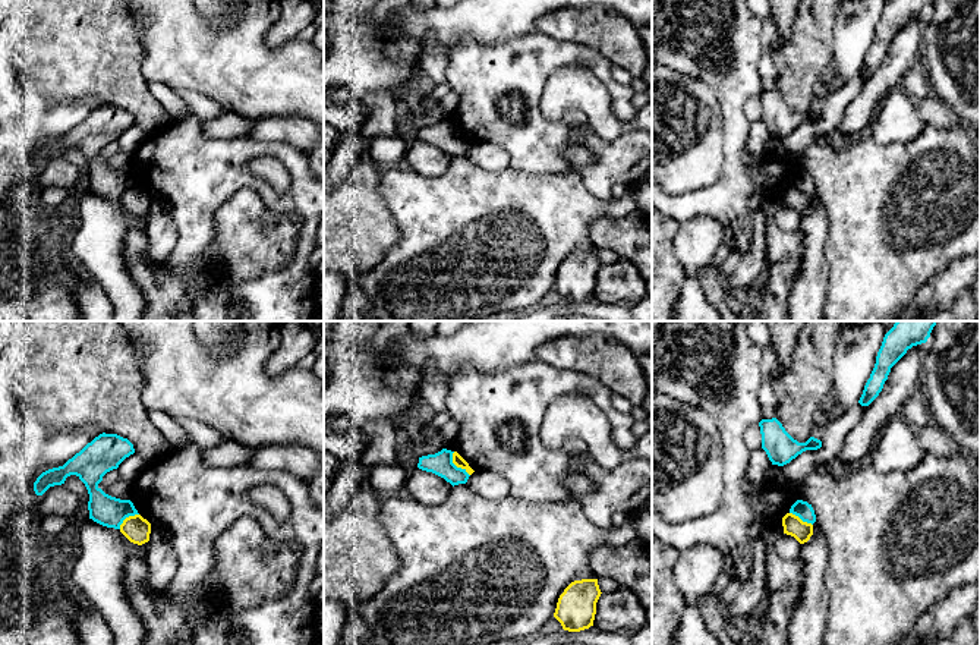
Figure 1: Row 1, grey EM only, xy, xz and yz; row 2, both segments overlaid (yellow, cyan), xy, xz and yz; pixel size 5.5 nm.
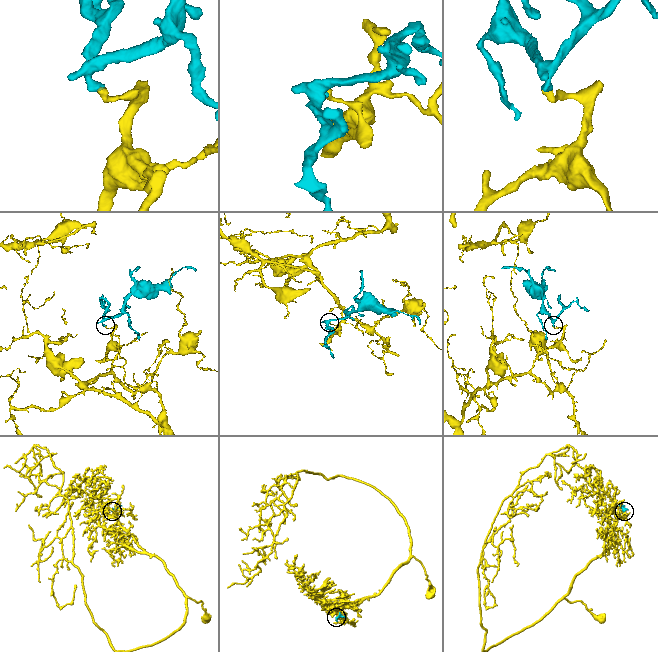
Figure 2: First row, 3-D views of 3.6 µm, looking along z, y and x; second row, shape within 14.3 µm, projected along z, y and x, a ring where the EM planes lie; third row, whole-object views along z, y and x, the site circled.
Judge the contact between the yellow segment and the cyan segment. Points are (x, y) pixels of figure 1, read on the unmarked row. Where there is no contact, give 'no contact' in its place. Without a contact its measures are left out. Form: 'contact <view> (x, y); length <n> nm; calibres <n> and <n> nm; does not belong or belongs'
contact xz (456, 137); length 160 nm; calibres 60 and 130 nm; does not belong

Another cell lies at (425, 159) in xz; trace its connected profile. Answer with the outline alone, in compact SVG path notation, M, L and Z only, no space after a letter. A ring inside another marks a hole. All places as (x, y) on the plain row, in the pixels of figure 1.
M419 139L407 147L404 157L406 166L426 177L444 174L451 161L453 157L444 150Z

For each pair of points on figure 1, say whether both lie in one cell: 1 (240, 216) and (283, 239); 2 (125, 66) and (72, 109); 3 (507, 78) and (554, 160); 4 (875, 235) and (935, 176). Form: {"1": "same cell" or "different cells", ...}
{"1": "same cell", "2": "different cells", "3": "same cell", "4": "same cell"}

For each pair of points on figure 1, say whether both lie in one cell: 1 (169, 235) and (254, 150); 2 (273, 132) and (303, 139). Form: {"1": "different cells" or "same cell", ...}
{"1": "different cells", "2": "same cell"}

